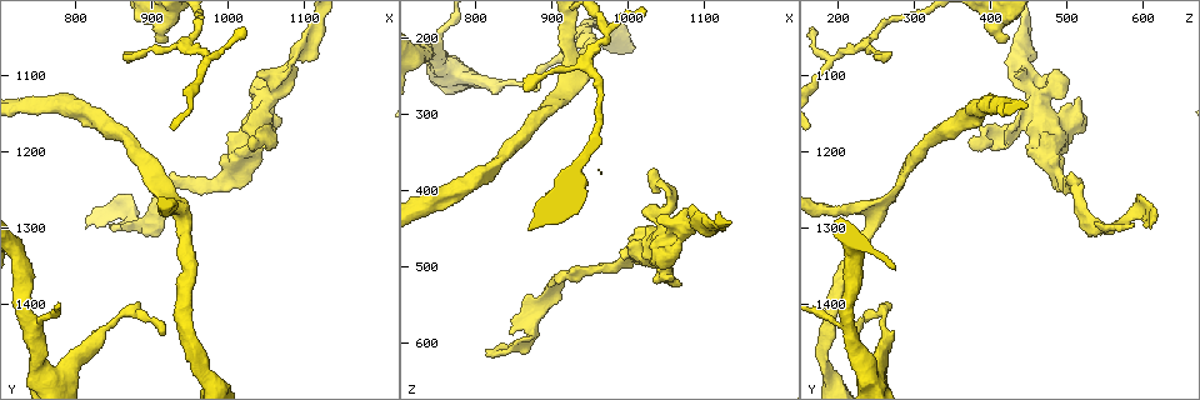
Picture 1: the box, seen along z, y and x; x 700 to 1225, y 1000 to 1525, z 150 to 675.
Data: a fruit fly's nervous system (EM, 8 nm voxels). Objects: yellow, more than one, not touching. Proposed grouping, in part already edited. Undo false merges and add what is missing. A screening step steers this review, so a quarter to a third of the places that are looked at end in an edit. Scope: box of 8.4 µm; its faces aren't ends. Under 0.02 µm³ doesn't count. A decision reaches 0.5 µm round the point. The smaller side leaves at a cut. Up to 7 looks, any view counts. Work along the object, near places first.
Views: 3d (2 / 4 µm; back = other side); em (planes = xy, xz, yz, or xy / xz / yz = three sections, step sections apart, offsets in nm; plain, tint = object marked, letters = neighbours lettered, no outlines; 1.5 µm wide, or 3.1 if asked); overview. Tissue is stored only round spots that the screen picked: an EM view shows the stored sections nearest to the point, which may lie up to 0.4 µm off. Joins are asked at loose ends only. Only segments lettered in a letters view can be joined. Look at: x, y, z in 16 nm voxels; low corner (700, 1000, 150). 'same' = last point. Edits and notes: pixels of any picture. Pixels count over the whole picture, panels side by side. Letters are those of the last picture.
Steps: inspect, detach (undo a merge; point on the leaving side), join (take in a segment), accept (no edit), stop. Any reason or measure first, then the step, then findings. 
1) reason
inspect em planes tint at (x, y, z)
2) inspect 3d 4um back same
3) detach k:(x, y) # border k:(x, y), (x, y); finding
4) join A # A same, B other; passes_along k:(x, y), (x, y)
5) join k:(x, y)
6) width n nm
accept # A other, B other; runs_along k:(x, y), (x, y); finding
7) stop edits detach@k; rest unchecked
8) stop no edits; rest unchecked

branch stops here
inspect em yz step 4 letters at (1035, 1185, 375)

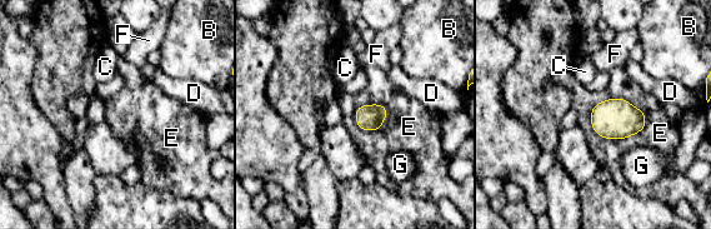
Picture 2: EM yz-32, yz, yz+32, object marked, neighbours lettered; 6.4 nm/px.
accept # B other, C other, D other, E other, F other, G other; border 2:(610, 98), (639, 108), (645, 128); no lettered segment goes on from it

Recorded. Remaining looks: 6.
abrupt turn
inspect 3d 2um back at (970, 1075, 190)

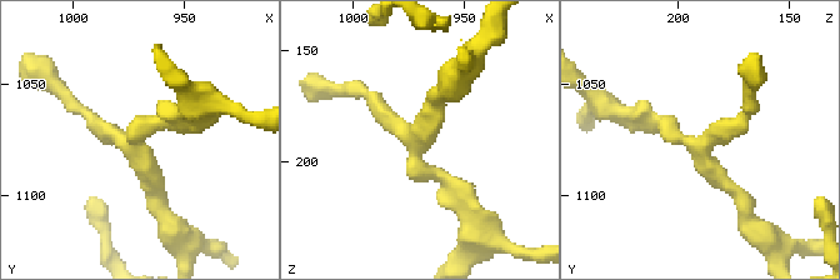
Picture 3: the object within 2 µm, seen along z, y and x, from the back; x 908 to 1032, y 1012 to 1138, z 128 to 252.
now the EM
inspect em planes letters at (972, 1076, 194)

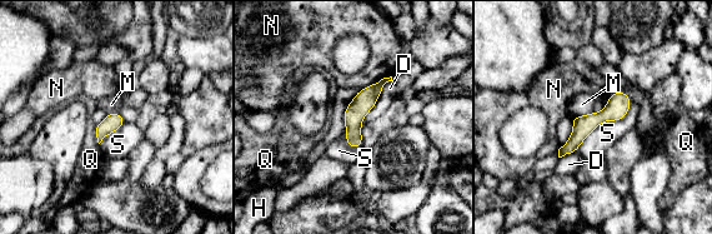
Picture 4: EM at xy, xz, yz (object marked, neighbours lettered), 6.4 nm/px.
width 120 nm
accept # D other, H other, M other, N other, Q other, S other; border 4:(631, 103), (576, 150); all the same cell

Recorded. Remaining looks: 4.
an open end
inspect 3d 4um back at (1060, 1130, 510)

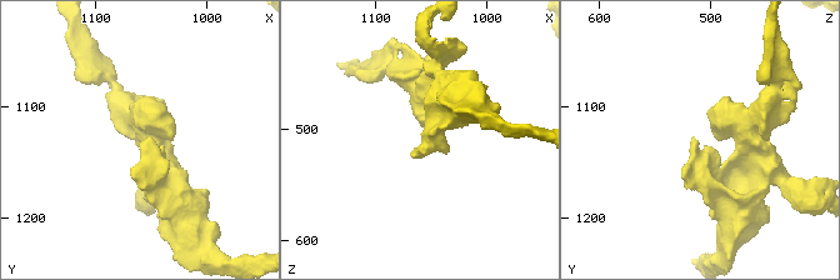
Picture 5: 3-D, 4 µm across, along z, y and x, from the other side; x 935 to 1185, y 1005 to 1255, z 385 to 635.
need the tissue
inspect em planes letters at (1060, 1130, 512)

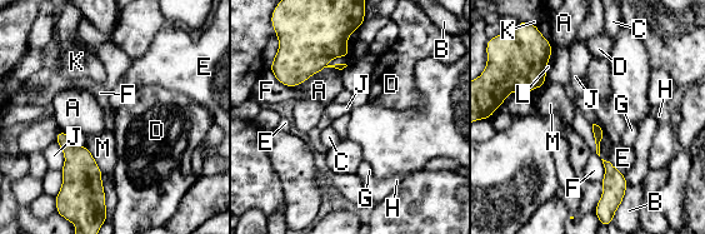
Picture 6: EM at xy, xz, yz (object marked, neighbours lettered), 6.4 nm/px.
longest_contact A 340 nm
accept # A other, B other, C other, D other, E other, F other, G other, H other, J other, K other, L other, M other; runs_along 6:(595, 128), (609, 189); no lettered segment goes on from it

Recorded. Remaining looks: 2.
stop no edits; rest unchecked

